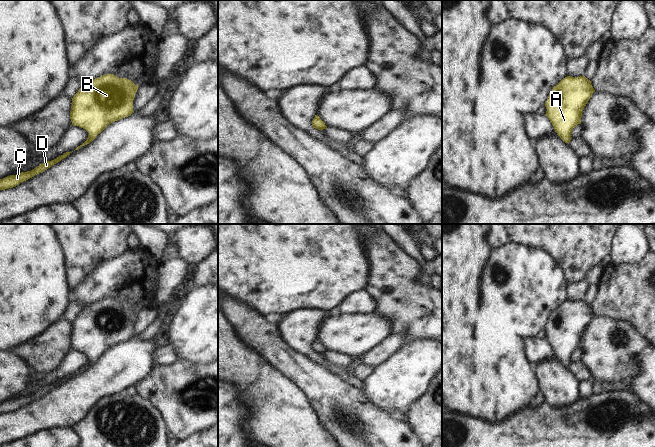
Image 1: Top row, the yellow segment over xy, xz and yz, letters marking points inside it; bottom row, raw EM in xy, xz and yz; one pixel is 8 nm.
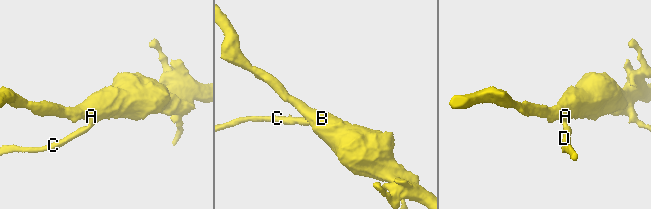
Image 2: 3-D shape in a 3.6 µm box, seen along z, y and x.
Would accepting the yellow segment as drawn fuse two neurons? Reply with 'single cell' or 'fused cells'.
single cell

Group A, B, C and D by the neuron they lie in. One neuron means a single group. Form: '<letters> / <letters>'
A B C D

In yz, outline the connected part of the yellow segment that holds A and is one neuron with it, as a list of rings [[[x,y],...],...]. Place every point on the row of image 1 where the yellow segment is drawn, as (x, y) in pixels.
[[[583,75],[563,78],[549,93],[545,115],[565,143],[569,144],[573,129],[581,124],[584,107],[594,92],[591,81]]]

